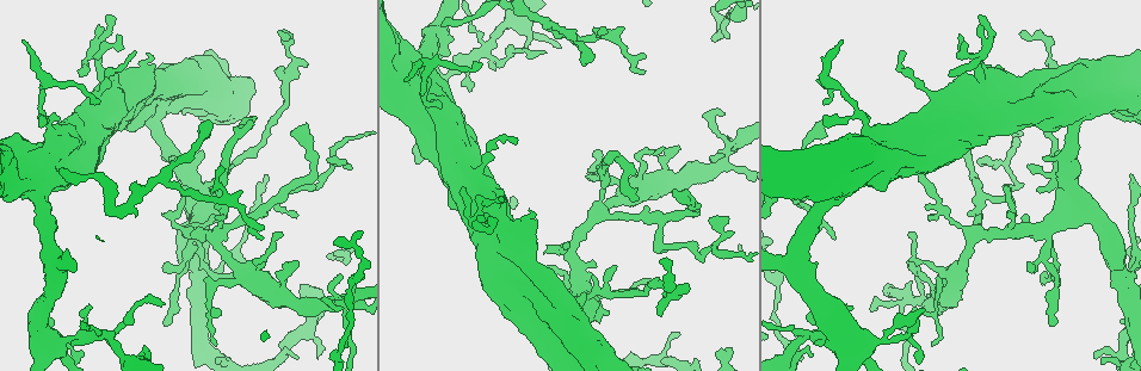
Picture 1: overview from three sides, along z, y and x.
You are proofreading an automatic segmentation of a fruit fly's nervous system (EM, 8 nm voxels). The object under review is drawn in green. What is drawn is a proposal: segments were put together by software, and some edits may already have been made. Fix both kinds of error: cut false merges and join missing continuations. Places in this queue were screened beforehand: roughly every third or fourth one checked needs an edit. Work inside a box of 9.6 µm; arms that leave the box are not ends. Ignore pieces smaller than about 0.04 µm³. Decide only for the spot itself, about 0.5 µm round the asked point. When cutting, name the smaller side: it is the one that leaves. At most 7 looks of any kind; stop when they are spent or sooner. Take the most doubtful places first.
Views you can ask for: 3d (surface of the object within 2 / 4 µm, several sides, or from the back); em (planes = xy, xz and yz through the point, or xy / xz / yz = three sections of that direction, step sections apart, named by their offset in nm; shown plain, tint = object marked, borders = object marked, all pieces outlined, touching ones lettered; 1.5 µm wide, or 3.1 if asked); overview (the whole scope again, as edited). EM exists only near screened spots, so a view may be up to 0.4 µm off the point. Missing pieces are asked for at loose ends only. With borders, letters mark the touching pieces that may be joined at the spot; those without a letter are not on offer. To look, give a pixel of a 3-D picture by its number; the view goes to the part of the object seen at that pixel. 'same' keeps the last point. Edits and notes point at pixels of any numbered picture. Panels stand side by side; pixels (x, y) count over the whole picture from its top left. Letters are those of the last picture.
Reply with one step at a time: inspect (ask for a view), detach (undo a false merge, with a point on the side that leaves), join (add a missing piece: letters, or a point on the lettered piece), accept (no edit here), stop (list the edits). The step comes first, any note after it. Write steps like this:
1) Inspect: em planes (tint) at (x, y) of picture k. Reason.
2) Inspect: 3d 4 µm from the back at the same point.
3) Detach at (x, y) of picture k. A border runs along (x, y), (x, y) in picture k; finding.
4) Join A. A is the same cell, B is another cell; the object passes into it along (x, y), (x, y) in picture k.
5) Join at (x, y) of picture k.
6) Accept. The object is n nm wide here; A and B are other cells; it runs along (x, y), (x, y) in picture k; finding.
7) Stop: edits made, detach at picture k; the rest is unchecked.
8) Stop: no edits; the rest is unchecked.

Inspect: em yz step 8 (tint) at (269, 272) of picture 1. End of a long branch.

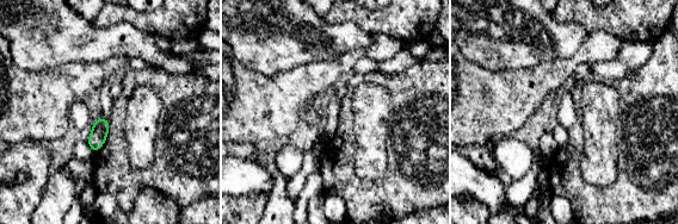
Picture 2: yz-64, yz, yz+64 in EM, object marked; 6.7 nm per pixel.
Inspect: em planes (tint) at the same point. Cut it another way.

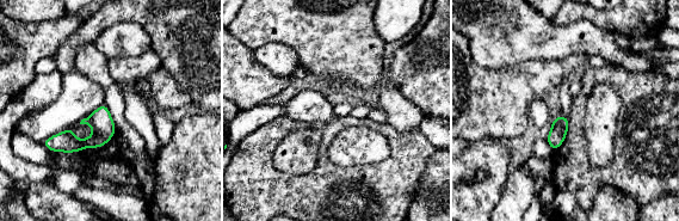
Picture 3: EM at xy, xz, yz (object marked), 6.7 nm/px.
Inspect: em planes (borders) at the same point. What lies round it.

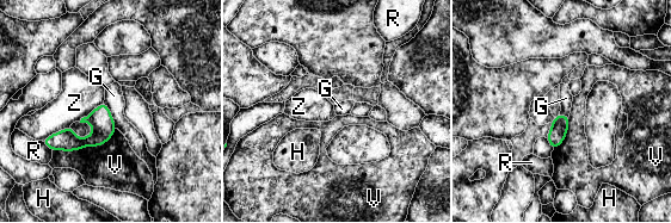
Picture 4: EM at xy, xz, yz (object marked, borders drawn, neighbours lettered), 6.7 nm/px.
Accept. G, H, R, V and Z are other cells; a border runs along (104, 101), (116, 128) in picture 4; no lettered piece goes on from it.

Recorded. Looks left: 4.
Inspect: 3d 2 µm at (537, 219) of picture 1. An open end.

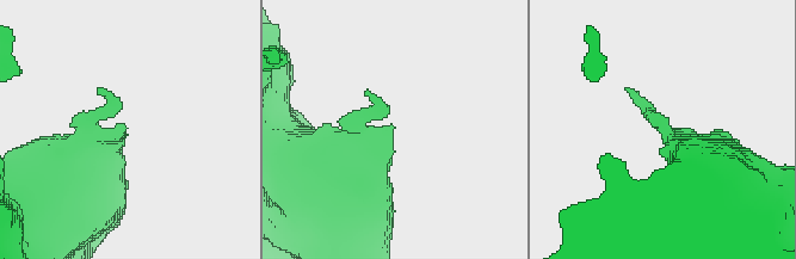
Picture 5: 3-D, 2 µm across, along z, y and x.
Inspect: em planes (borders) at (391, 125) of picture 5. Now the EM.

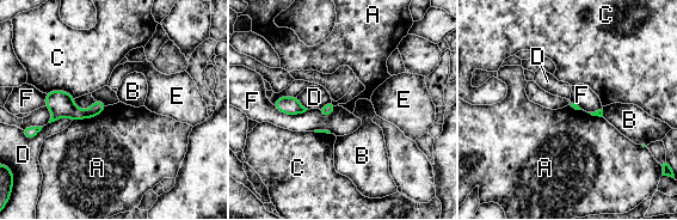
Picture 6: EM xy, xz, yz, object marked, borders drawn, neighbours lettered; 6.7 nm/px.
Accept. The longest contact is with A, 260 nm; A, B, C, D, E and F are other cells; none of them fits.

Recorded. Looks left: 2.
Inspect: em xy step 4 (borders) at (164, 326) of picture 1. Free end.

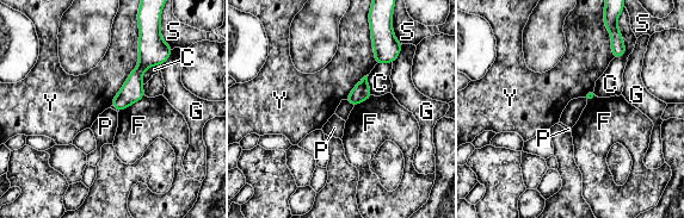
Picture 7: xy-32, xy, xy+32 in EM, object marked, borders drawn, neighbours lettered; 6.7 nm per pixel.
Inspect: em planes (borders) at the same point.

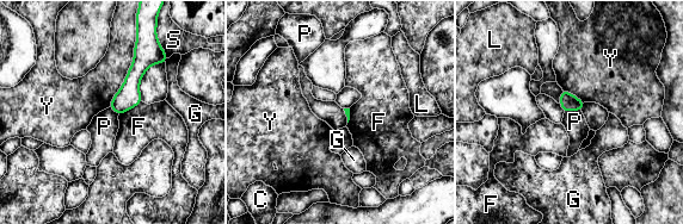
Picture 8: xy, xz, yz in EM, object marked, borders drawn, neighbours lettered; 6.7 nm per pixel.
Accept. C, F, G, L, P, S and Y are other cells; it runs along (153, 58), (134, 75), (120, 111) in picture 8; no lettered piece goes on from it.

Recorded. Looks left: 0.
Stop: no edits; the rest is unchecked.

